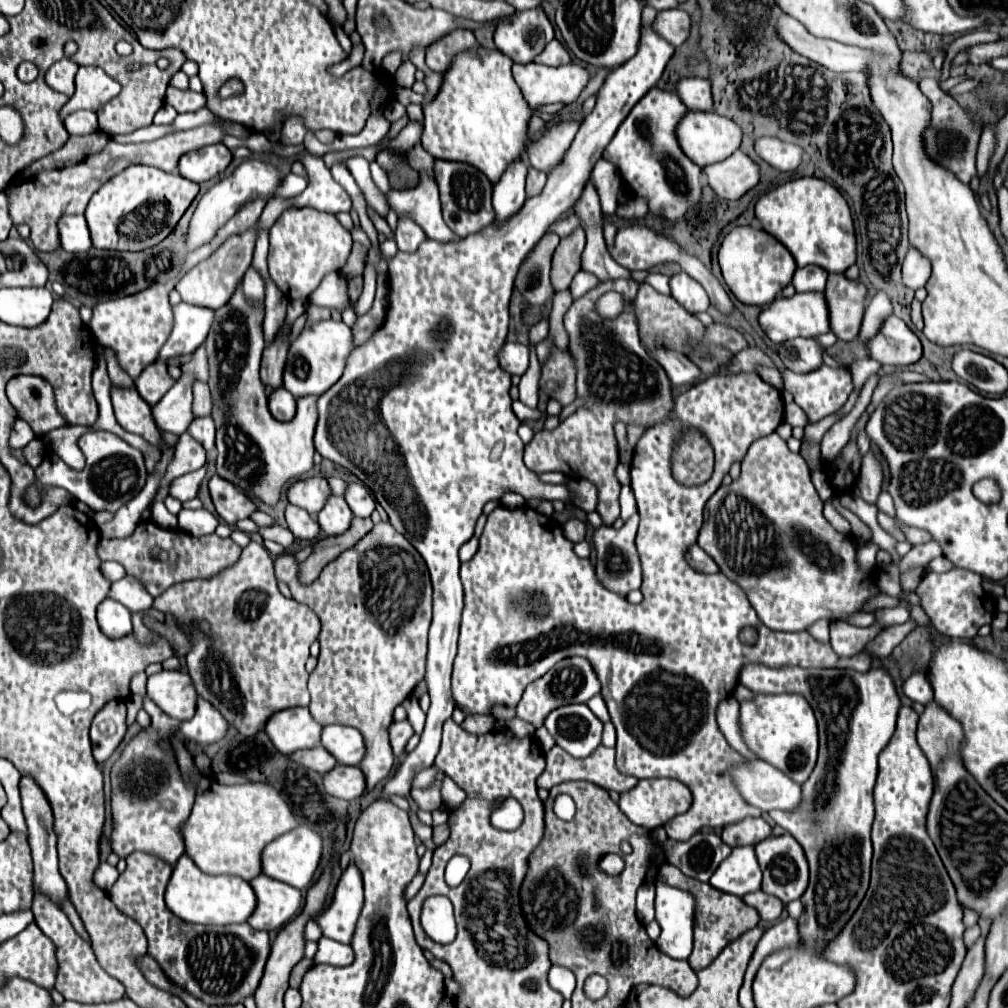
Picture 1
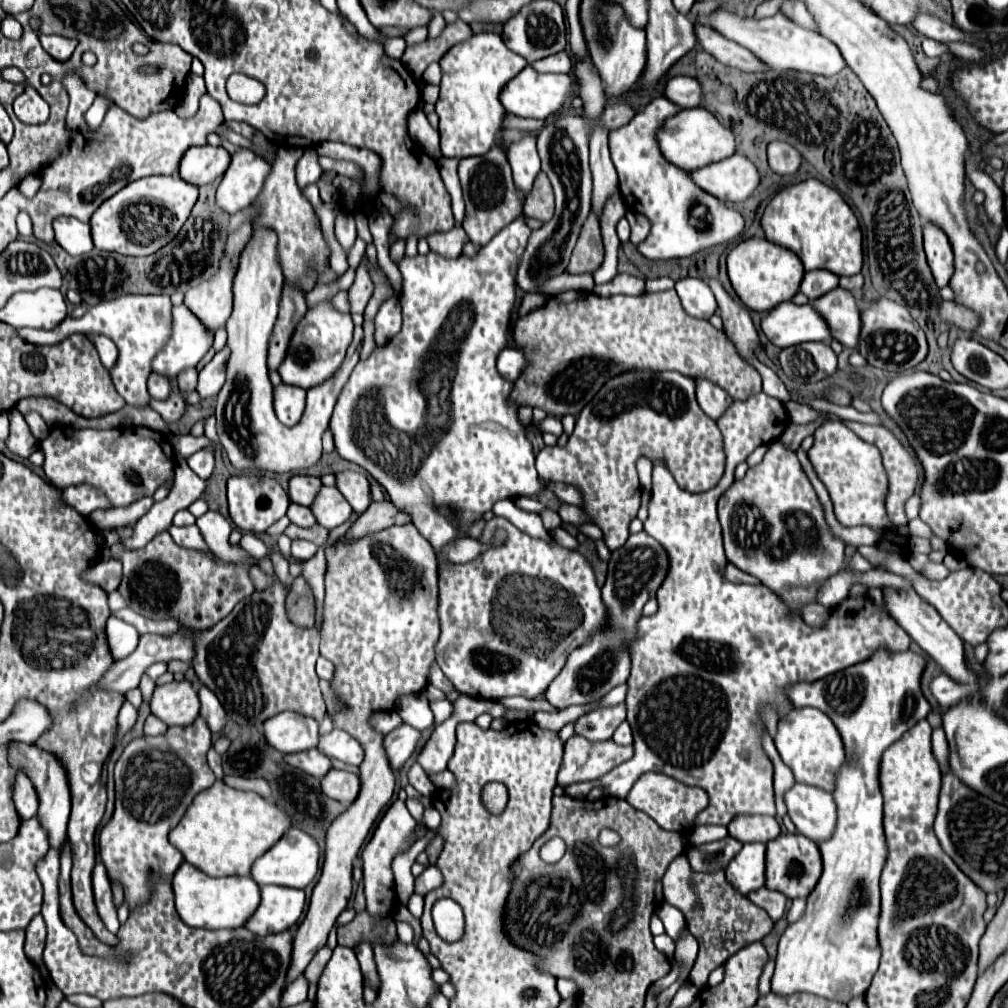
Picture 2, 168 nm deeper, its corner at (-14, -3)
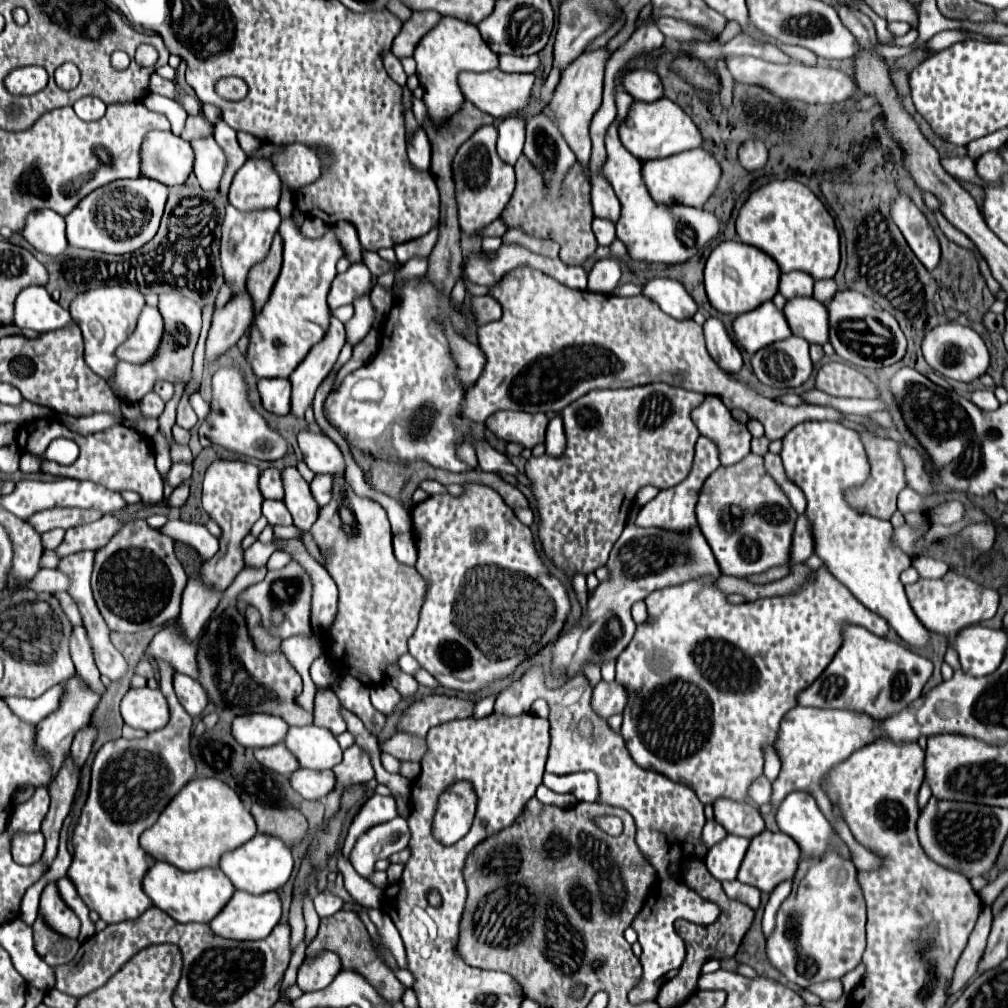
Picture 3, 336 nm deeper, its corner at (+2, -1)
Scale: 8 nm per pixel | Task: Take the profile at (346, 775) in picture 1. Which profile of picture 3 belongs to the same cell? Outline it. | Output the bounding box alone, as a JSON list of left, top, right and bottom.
[290,769,334,799]

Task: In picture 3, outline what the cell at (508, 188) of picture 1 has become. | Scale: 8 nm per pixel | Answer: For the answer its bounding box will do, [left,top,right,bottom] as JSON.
[498,115,526,165]

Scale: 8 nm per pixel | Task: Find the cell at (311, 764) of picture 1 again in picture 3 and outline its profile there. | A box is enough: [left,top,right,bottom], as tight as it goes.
[254,743,300,775]

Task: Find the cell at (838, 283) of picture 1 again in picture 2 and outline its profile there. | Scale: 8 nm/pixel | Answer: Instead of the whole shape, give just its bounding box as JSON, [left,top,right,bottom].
[814,287,860,347]

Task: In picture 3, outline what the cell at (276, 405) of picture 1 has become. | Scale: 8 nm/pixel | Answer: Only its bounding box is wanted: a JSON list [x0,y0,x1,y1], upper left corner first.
[258,379,290,415]

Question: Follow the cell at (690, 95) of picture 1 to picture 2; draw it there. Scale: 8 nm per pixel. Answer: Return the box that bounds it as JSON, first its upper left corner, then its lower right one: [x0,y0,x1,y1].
[664,77,702,109]

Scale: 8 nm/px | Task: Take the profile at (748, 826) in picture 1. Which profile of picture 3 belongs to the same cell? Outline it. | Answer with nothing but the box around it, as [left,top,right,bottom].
[714,797,764,839]

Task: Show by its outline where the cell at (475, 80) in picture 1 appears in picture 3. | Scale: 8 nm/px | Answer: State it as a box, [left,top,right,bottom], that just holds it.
[414,17,498,121]

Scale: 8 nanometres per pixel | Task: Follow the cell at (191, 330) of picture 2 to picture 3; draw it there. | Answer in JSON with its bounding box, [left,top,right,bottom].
[116,307,164,363]

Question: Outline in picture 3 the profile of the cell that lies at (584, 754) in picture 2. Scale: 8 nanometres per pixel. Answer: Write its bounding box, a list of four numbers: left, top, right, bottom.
[494,665,720,1003]

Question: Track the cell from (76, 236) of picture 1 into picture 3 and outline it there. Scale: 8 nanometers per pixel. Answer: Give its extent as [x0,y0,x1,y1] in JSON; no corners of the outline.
[20,209,68,257]

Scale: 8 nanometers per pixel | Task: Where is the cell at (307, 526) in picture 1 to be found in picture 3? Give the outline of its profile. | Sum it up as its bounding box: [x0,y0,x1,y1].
[262,499,292,525]

